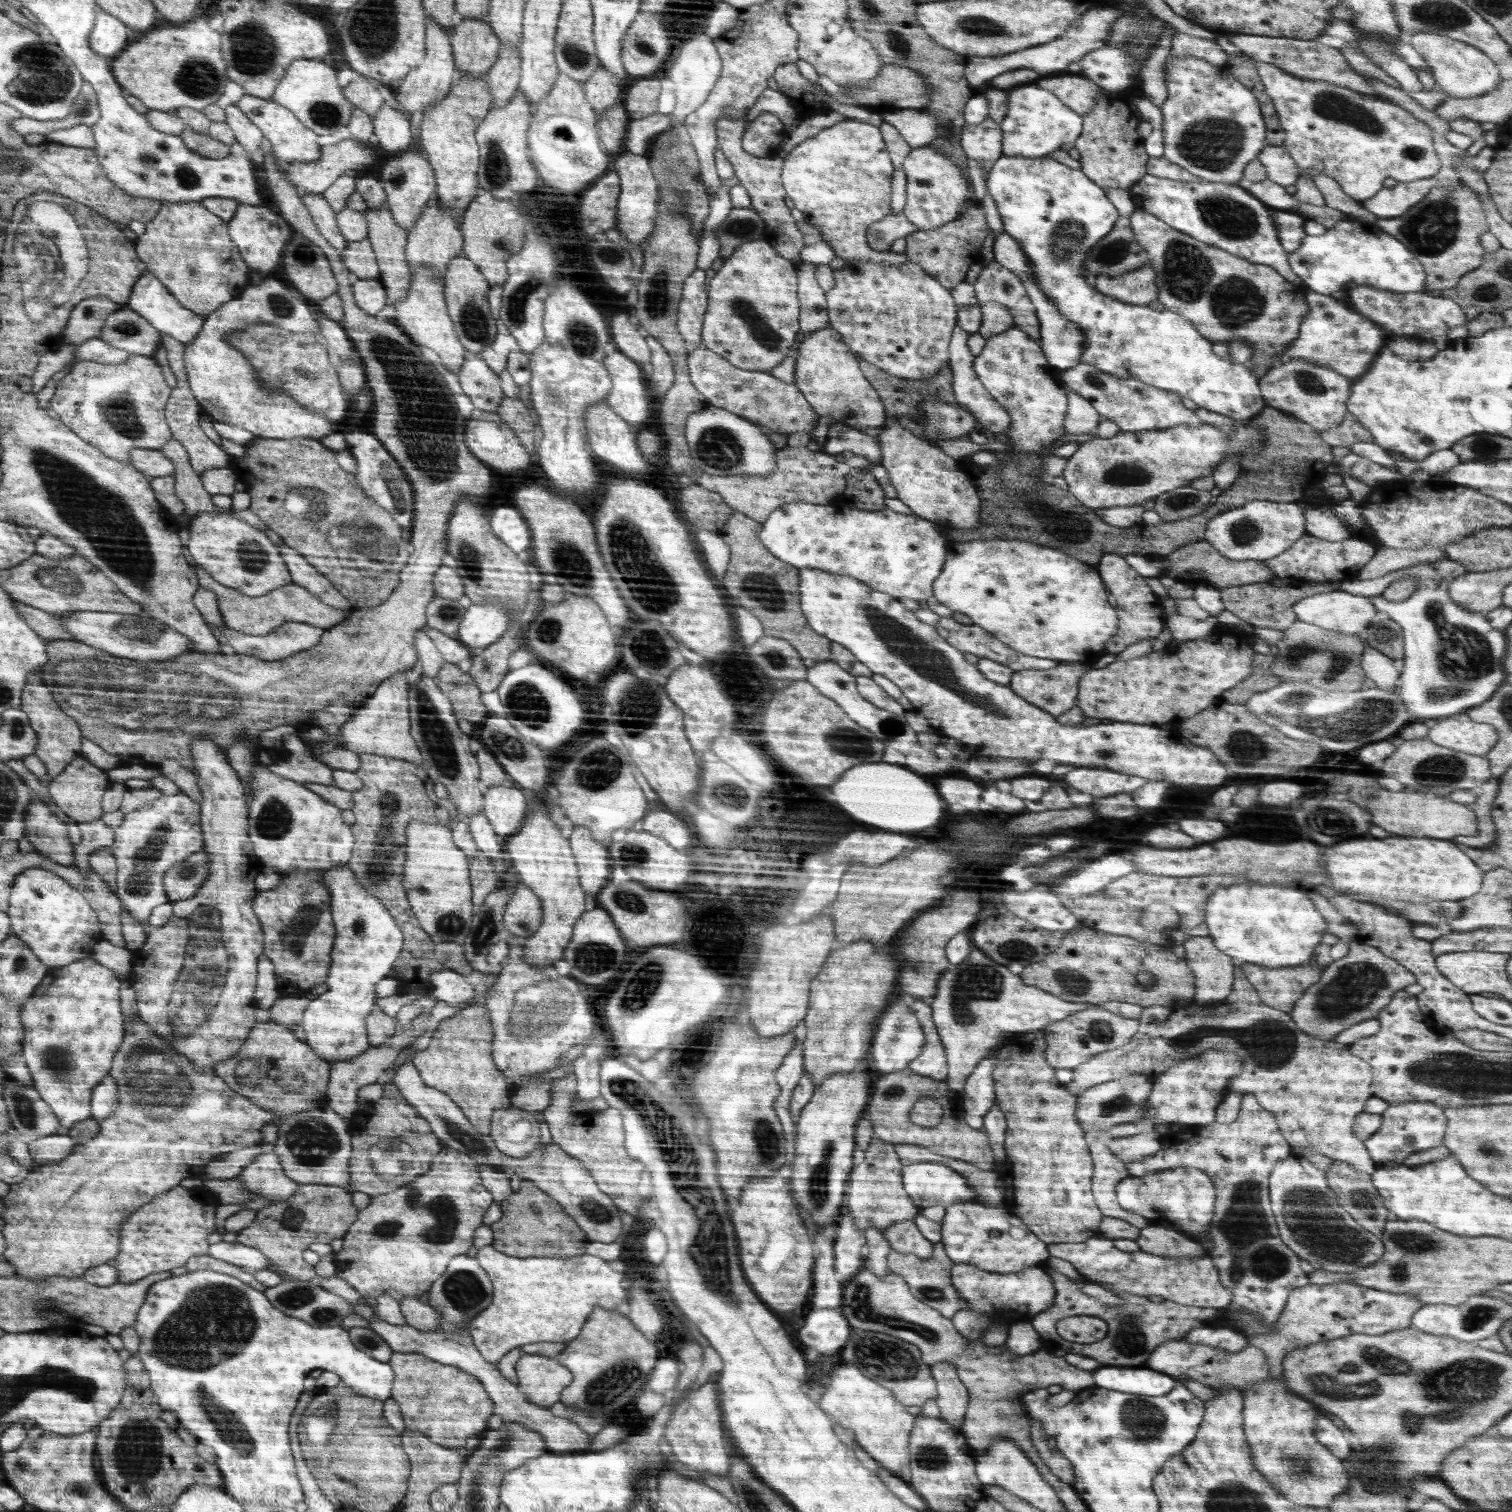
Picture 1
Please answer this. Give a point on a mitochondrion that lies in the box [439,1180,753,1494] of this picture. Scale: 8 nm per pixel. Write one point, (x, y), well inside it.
(609, 1388)

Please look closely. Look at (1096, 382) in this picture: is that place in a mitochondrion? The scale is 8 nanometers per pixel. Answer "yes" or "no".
yes

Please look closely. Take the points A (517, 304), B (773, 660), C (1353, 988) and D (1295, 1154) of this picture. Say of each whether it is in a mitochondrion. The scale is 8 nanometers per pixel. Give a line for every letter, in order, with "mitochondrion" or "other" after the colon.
A: mitochondrion
B: mitochondrion
C: mitochondrion
D: other

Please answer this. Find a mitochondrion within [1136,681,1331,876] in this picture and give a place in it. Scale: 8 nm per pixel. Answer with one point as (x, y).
(1242, 744)

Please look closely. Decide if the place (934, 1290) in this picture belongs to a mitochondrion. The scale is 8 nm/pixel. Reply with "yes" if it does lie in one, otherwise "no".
yes

